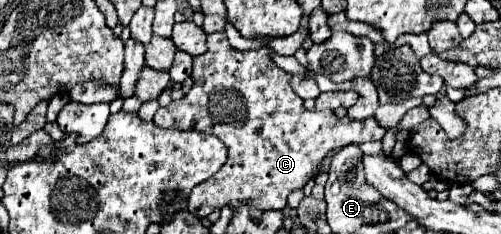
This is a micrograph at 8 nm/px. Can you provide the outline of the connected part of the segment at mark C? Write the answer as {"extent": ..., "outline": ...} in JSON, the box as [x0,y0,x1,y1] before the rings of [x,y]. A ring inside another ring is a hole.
{"extent":[153,32,385,218],"outline":[[[225,32],[207,36],[207,52],[193,58],[191,76],[191,90],[181,100],[159,108],[153,122],[161,128],[215,134],[229,150],[225,166],[191,190],[187,208],[199,218],[225,204],[237,208],[239,202],[253,202],[259,210],[283,210],[287,196],[311,180],[313,170],[323,164],[329,152],[347,144],[381,140],[383,136],[373,138],[373,132],[379,134],[379,130],[385,134],[375,118],[339,120],[331,110],[309,112],[291,90],[291,74],[275,66],[269,46],[235,50],[229,46]]]}

